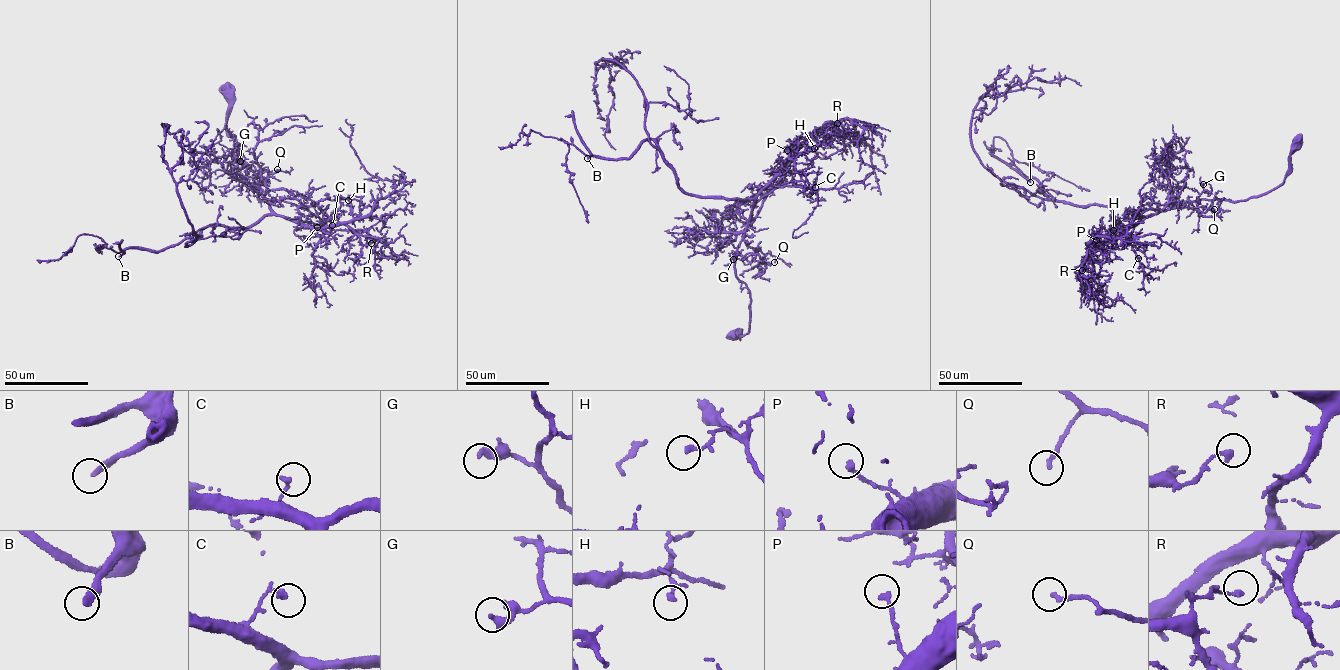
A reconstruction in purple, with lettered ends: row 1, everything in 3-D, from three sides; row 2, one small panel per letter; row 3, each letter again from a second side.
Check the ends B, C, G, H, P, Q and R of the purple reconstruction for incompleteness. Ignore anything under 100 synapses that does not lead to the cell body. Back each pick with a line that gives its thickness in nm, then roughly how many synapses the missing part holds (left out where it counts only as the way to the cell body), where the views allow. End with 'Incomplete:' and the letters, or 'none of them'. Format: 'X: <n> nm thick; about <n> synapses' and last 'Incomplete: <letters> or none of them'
B: 300 nm thick; about 190 synapses
Incomplete: B

